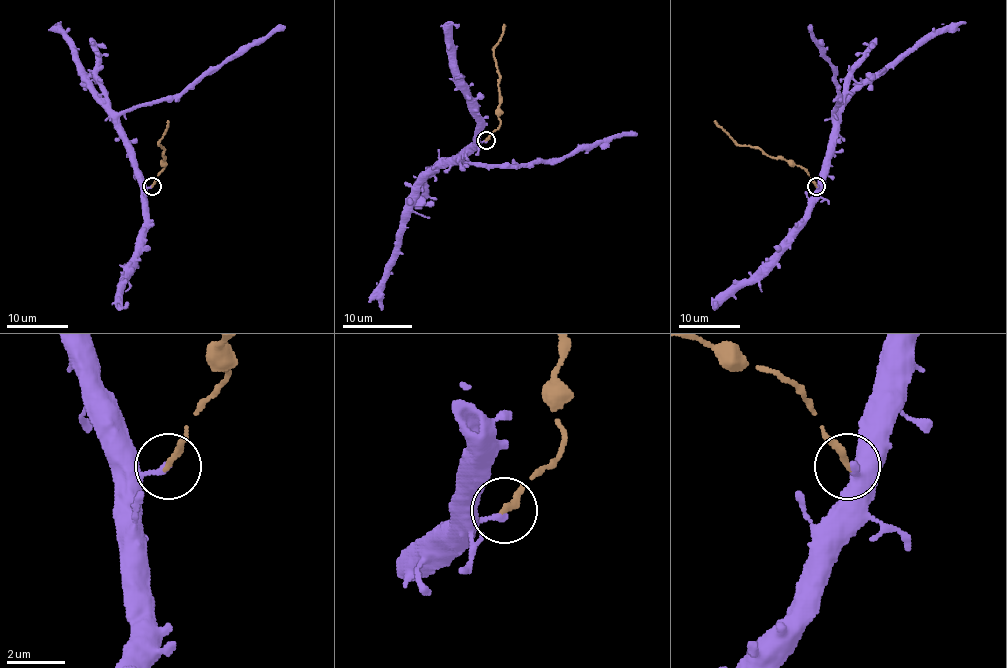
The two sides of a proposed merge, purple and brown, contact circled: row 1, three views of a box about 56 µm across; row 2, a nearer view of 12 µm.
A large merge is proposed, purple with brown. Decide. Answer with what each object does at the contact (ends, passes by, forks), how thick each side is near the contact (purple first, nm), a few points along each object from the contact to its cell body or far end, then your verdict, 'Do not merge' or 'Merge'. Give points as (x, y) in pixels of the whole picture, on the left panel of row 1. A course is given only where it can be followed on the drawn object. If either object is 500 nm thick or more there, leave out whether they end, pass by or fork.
At the ring purple ends. At the ring brown ends. Thickness 220 nm (purple) against 220 nm. Course of purple: (152, 186), (144, 184), (134, 149), (118, 118), (141, 105), (177, 98), (206, 74), (285, 27). Course of brown: (152, 186), (165, 166), (163, 149), (158, 145), (168, 121). Do not merge

